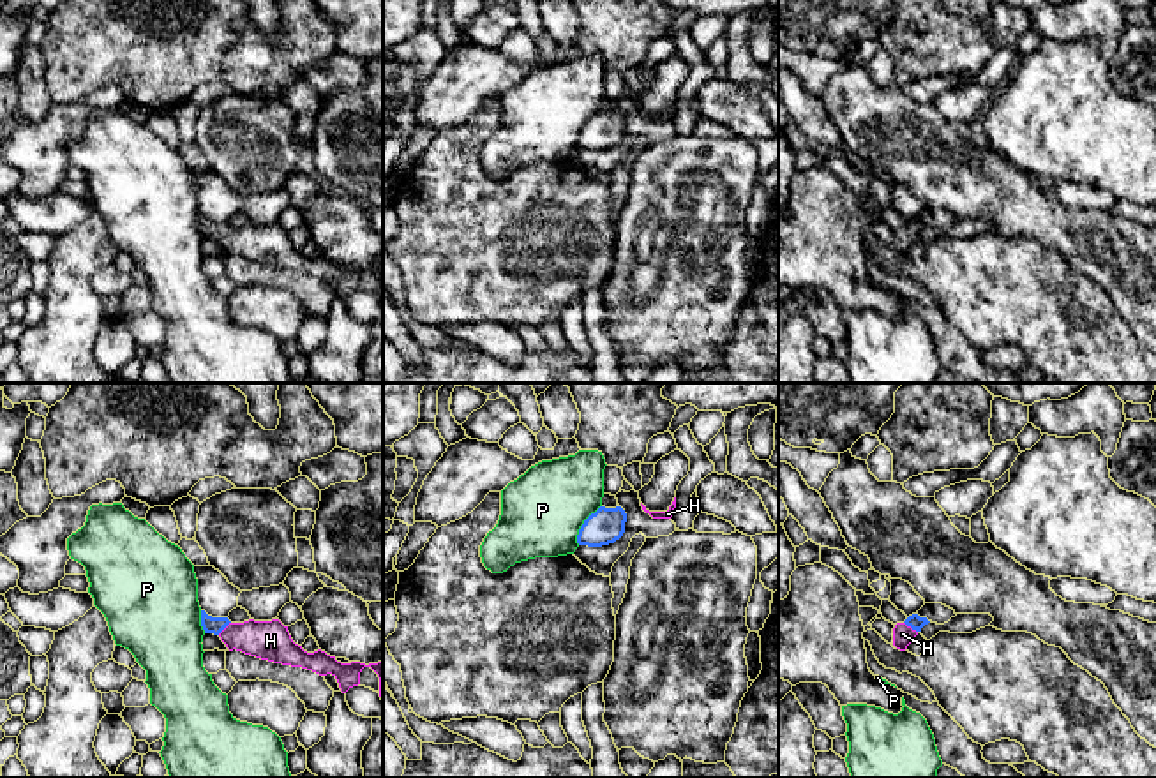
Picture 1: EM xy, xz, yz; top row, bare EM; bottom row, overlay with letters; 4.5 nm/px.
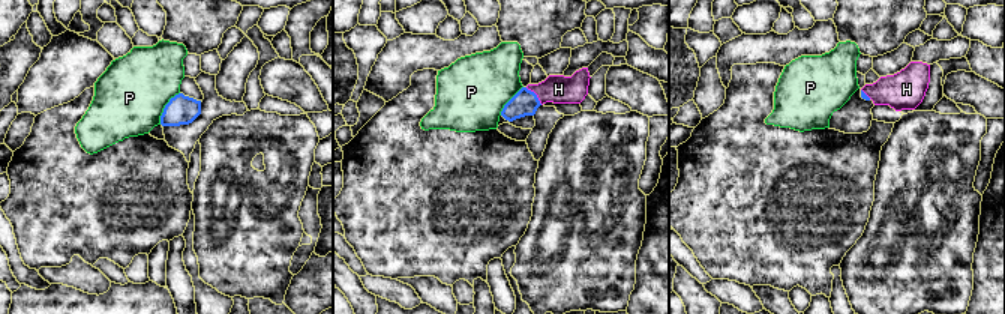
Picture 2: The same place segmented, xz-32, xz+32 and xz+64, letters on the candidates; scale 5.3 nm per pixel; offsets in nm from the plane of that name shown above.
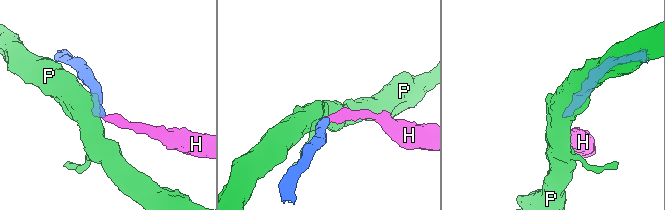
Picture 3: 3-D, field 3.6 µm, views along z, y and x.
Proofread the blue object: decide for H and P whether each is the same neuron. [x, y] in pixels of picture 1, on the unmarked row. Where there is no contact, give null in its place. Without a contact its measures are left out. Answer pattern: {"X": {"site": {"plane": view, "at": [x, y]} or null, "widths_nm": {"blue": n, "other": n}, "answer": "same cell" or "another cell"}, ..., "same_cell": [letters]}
{"H": {"site": {"plane": "yz", "at": [911, 231]}, "widths_nm": {"blue": 70, "other": 90}, "answer": "same cell"}, "P": {"site": {"plane": "xz", "at": [583, 129]}, "widths_nm": {"blue": 160, "other": 380}, "answer": "another cell"}, "same_cell": ["H"]}

